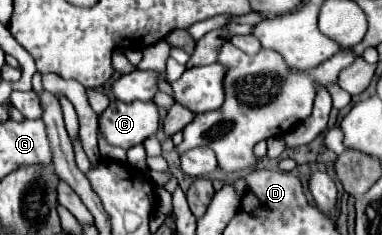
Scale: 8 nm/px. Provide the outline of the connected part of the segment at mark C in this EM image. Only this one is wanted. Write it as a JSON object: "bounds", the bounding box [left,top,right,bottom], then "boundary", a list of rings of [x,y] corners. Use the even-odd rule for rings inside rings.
{"bounds":[99,100,161,150],"boundary":[[[113,100],[99,116],[99,130],[103,132],[105,140],[125,150],[135,144],[143,144],[147,138],[155,136],[159,128],[161,116],[153,100],[129,104]]]}

